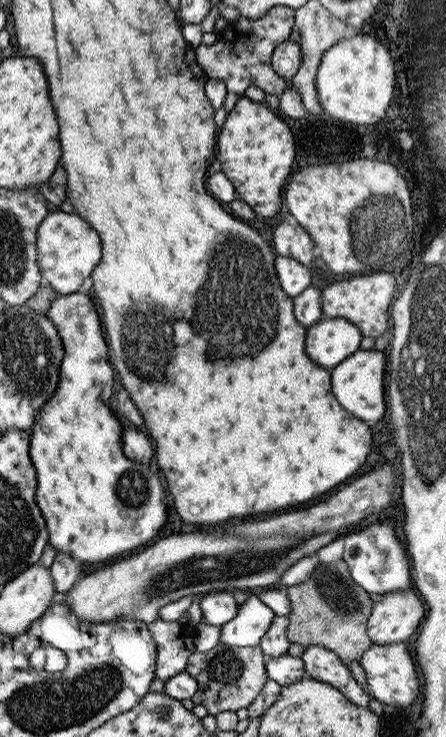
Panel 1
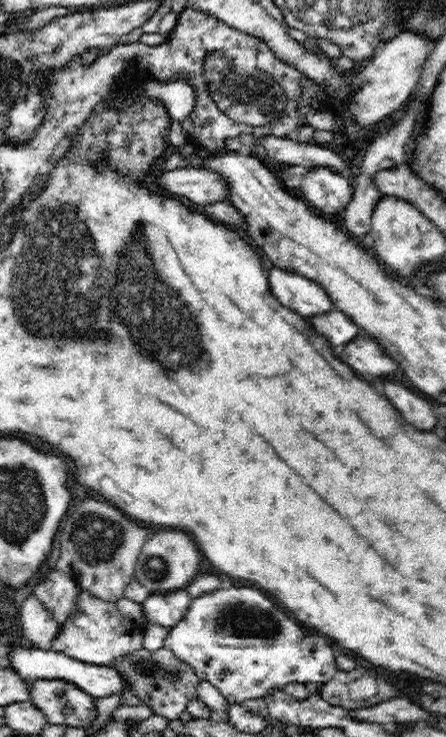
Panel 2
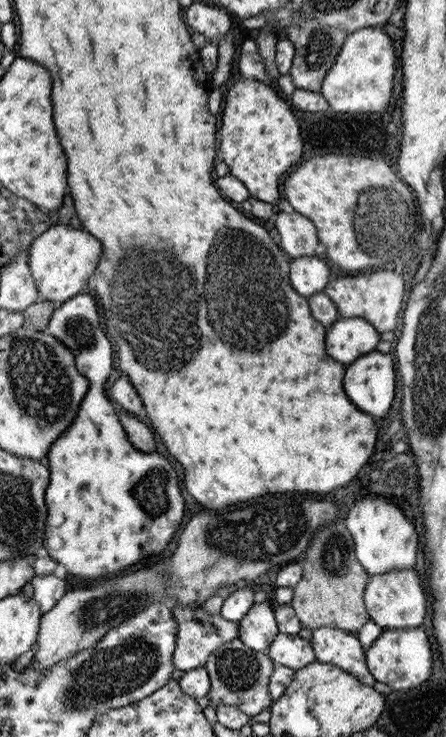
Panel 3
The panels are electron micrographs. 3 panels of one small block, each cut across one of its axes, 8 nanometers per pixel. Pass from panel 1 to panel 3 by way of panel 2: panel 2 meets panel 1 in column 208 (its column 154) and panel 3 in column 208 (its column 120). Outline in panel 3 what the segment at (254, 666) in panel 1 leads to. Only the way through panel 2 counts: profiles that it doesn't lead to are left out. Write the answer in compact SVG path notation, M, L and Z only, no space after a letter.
M236 638L216 648L203 668L208 671L211 684L207 696L215 704L235 706L251 717L272 706L270 704L274 700L269 693L269 682L272 680L276 664L266 652L252 650L246 643Z

